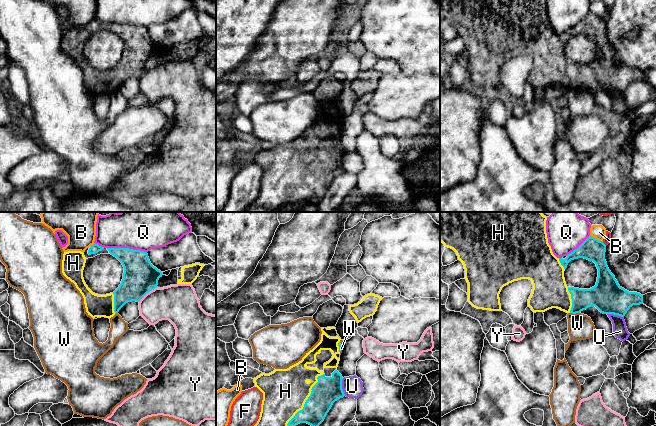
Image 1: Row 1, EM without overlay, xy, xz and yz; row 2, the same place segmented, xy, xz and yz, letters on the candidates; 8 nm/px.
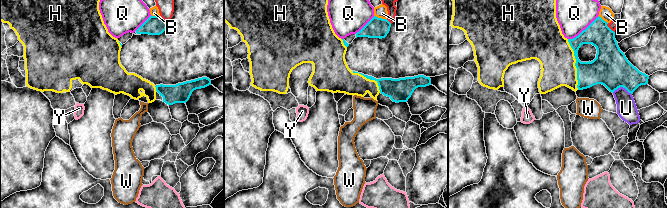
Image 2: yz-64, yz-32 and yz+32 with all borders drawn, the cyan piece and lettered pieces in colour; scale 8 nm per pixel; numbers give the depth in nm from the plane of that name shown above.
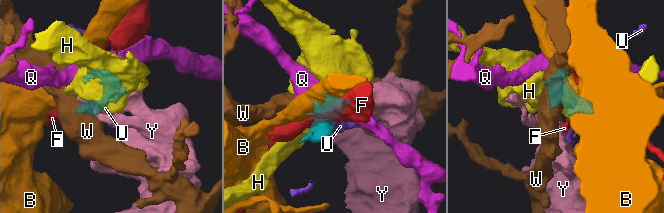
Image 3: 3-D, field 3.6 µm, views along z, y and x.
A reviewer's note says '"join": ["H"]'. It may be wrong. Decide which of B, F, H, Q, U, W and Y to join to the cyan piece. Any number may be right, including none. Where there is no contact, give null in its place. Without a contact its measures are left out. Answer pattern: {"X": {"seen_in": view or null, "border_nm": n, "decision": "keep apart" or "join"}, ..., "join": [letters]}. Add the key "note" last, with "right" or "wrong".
{"B": {"seen_in": "yz", "border_nm": 120, "decision": "keep apart"}, "F": {"seen_in": "yz", "border_nm": 50, "decision": "keep apart"}, "H": {"seen_in": "xz", "border_nm": 500, "decision": "join"}, "Q": {"seen_in": "xy", "border_nm": 320, "decision": "keep apart"}, "U": {"seen_in": "xz", "border_nm": 150, "decision": "keep apart"}, "W": {"seen_in": "yz", "border_nm": 80, "decision": "keep apart"}, "Y": {"seen_in": "xy", "border_nm": 200, "decision": "keep apart"}, "join": ["H"], "note": "right"}

